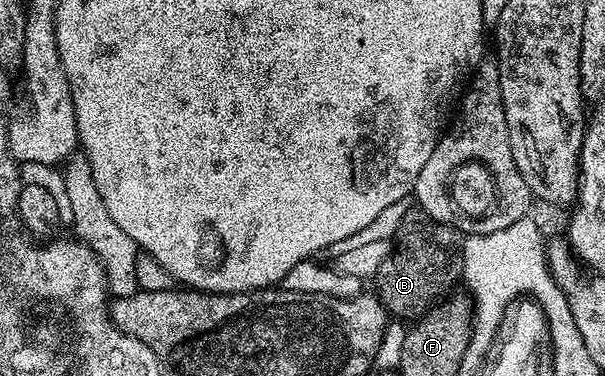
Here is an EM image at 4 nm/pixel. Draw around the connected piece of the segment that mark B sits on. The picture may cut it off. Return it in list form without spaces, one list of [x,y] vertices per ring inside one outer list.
[[[410,212],[399,224],[396,237],[392,239],[390,255],[383,261],[375,275],[375,283],[377,282],[375,296],[384,304],[386,315],[397,320],[406,320],[405,318],[416,320],[422,318],[434,304],[442,301],[454,289],[452,286],[456,282],[458,285],[462,281],[462,268],[461,242],[449,224],[437,222],[421,212]]]

